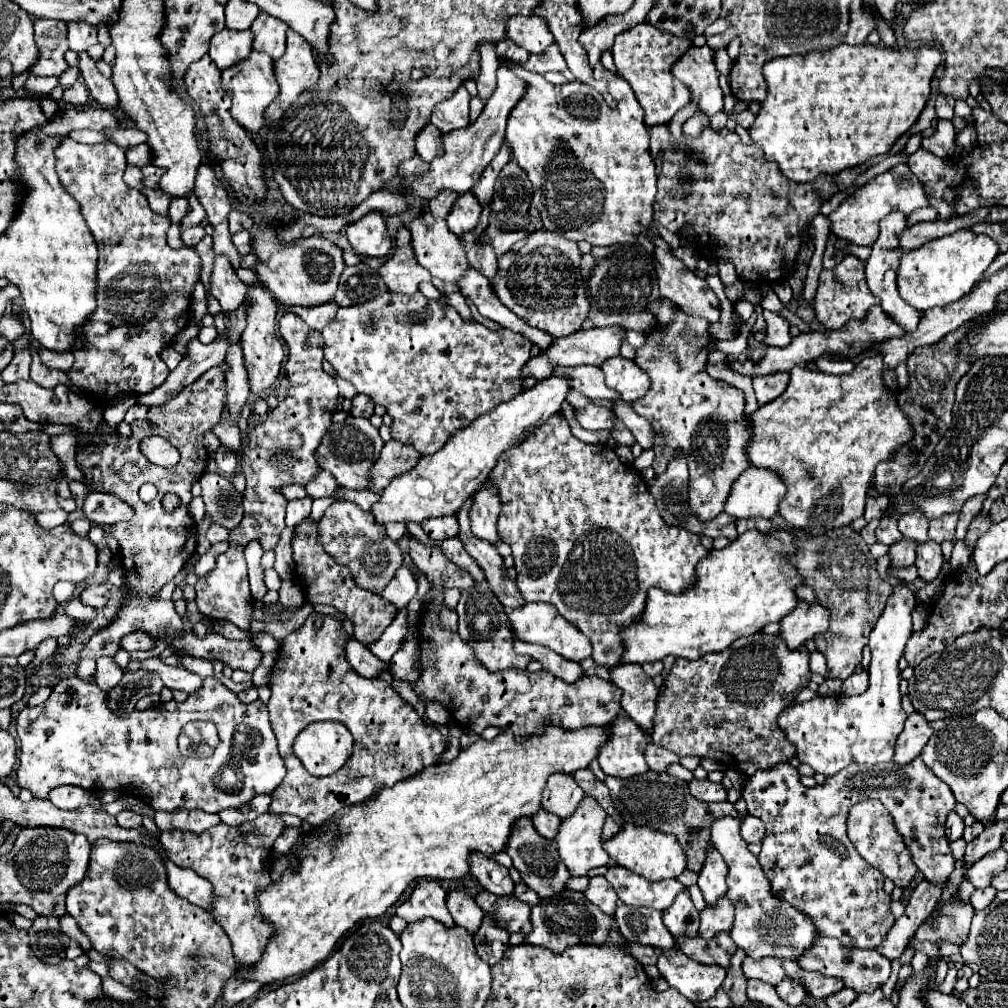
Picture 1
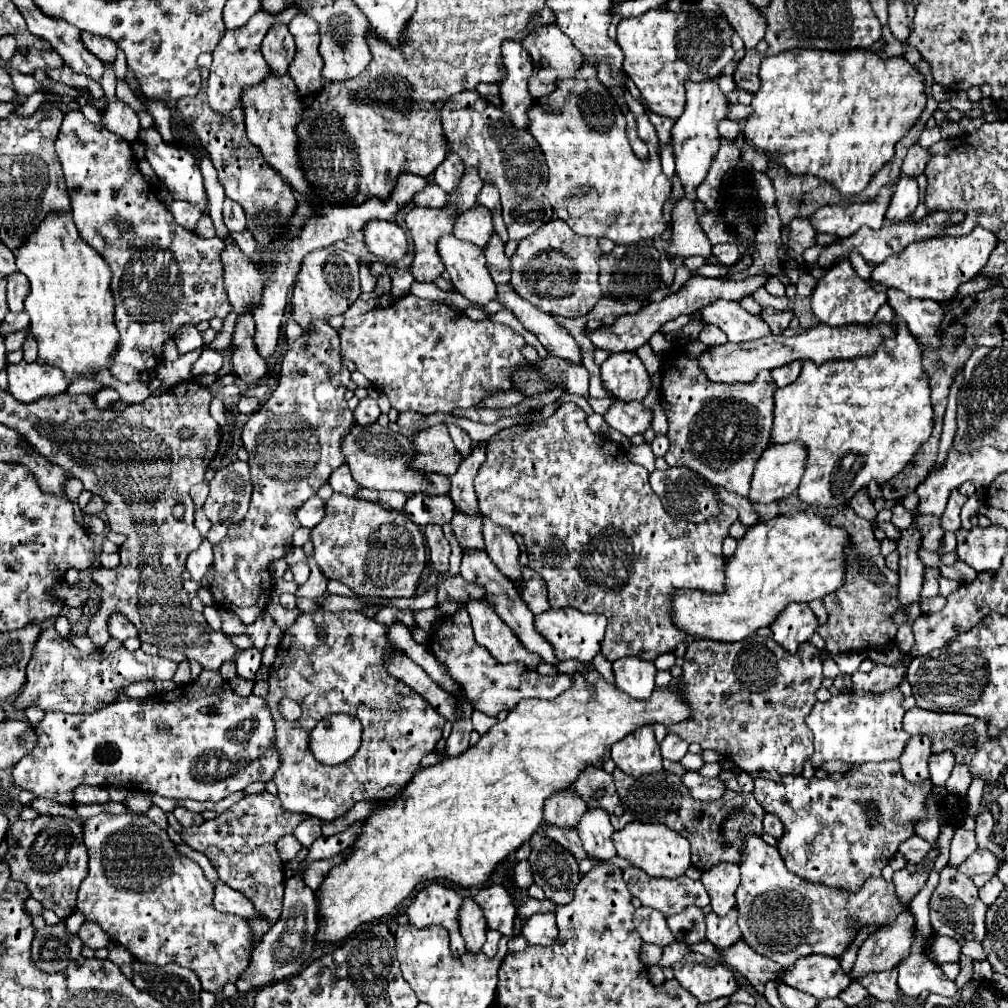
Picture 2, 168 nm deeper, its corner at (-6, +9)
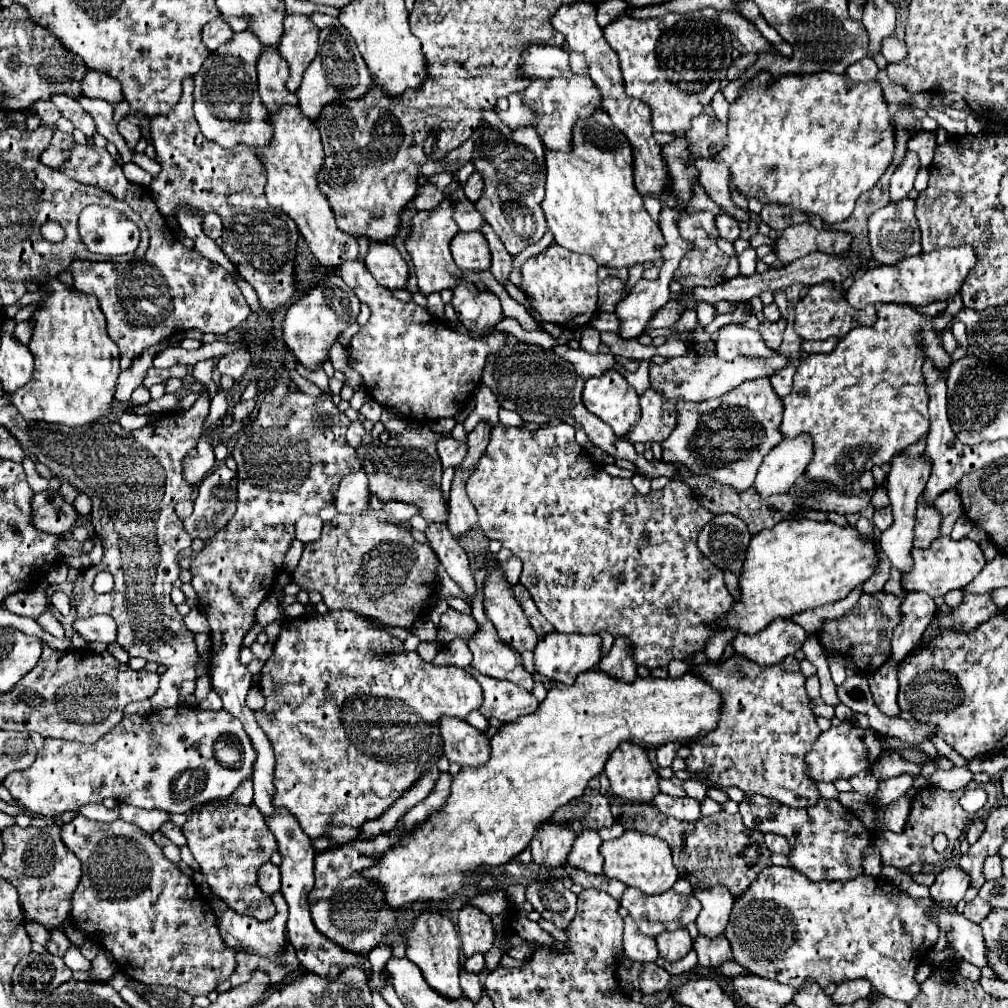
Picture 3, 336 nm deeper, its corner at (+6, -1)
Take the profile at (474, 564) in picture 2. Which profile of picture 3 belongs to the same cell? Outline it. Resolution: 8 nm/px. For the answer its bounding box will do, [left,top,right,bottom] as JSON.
[424,525,476,603]

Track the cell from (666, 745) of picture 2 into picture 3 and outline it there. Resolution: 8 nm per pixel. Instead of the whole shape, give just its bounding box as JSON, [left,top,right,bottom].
[656,743,680,767]

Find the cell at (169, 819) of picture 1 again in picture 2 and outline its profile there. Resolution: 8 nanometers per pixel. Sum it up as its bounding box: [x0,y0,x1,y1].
[172,807,204,827]

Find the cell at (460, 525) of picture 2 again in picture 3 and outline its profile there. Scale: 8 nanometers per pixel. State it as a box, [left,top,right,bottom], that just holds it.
[448,469,476,537]

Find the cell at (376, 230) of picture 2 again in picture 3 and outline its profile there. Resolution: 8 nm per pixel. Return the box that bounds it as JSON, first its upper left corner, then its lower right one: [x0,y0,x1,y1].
[364,245,408,291]

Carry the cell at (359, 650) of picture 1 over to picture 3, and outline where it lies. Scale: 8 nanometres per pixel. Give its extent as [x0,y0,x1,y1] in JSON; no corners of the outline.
[440,717,490,767]

